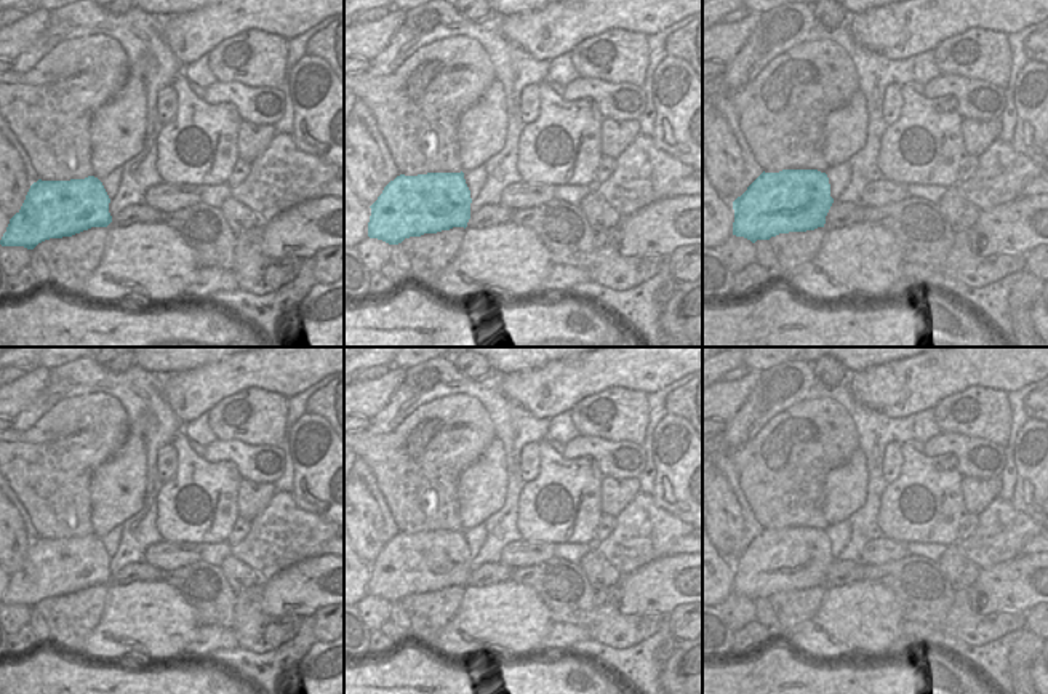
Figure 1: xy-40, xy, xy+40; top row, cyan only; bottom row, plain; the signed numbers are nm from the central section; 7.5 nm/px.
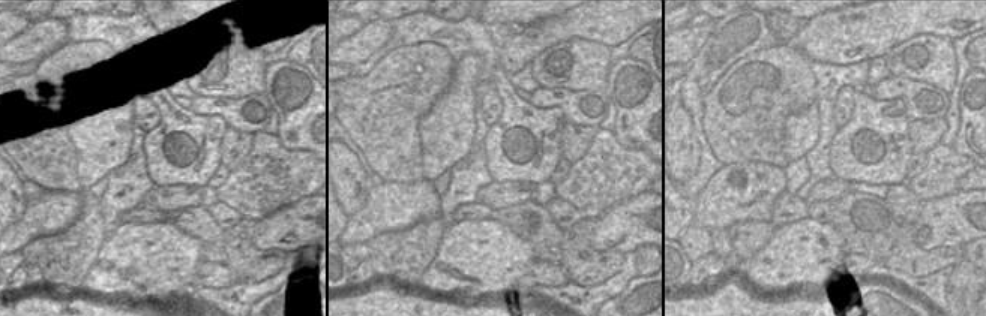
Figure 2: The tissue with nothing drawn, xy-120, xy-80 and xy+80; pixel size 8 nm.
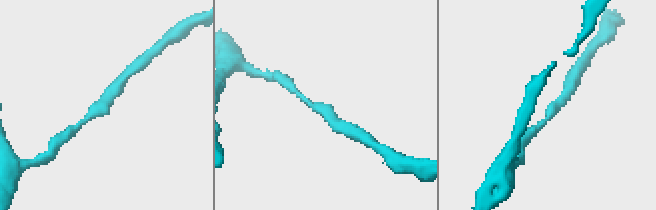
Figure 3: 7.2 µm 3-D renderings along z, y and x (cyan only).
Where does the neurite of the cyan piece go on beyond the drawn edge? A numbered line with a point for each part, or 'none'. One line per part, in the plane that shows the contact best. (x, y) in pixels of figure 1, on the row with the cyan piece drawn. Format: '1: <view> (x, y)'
none.

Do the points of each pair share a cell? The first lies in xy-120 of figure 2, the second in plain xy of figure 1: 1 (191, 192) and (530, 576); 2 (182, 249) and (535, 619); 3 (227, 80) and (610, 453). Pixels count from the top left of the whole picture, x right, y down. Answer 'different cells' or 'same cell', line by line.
1: different cells
2: same cell
3: different cells

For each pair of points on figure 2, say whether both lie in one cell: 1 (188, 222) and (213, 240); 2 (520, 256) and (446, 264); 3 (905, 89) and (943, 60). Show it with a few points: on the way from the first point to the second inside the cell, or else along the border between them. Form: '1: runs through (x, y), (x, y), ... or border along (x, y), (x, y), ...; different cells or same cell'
1: runs through (194, 222), (207, 234); same cell
2: runs through (502, 258), (468, 258), (464, 262); same cell
3: border along (890, 75), (926, 81), (946, 95); different cells

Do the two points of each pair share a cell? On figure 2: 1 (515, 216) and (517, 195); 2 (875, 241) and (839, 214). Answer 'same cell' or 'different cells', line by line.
1: different cells
2: same cell

